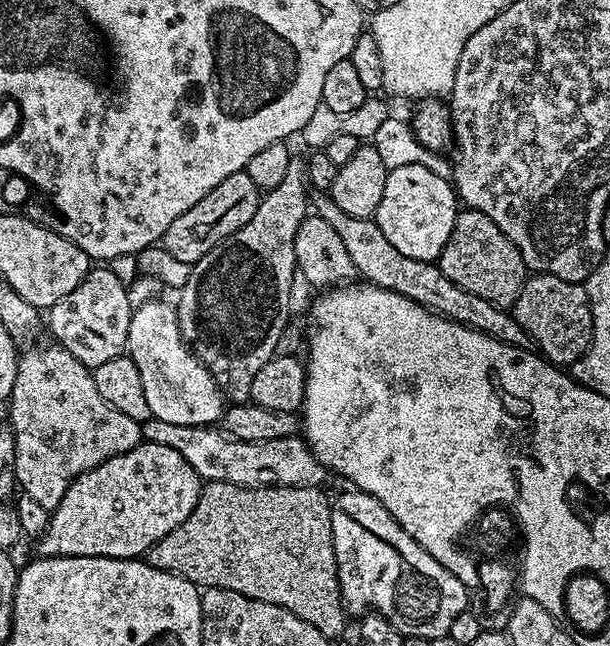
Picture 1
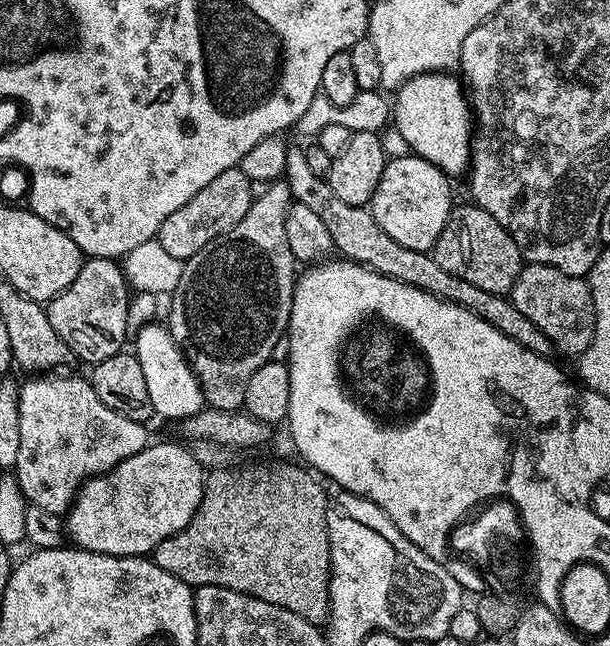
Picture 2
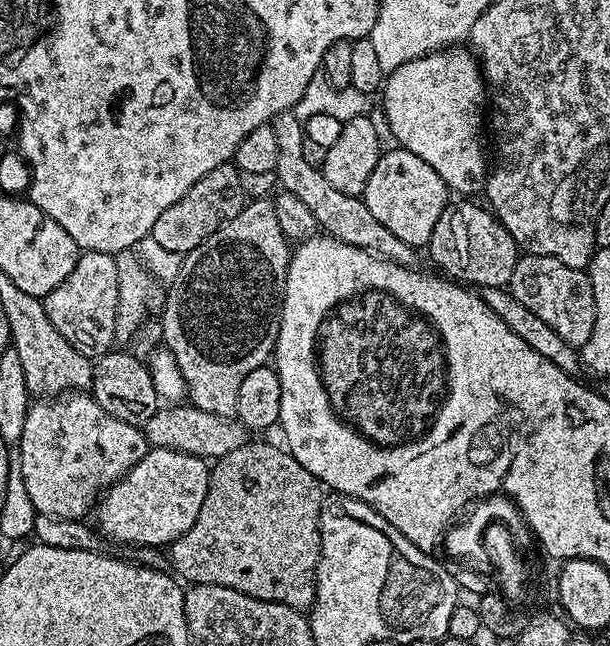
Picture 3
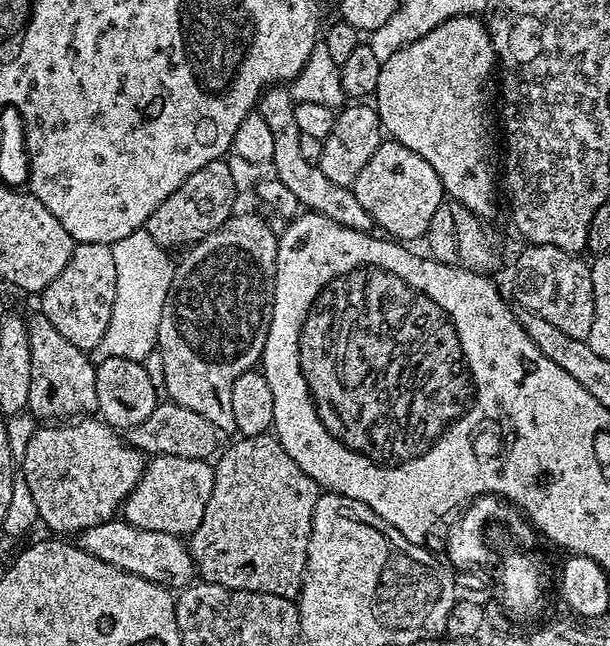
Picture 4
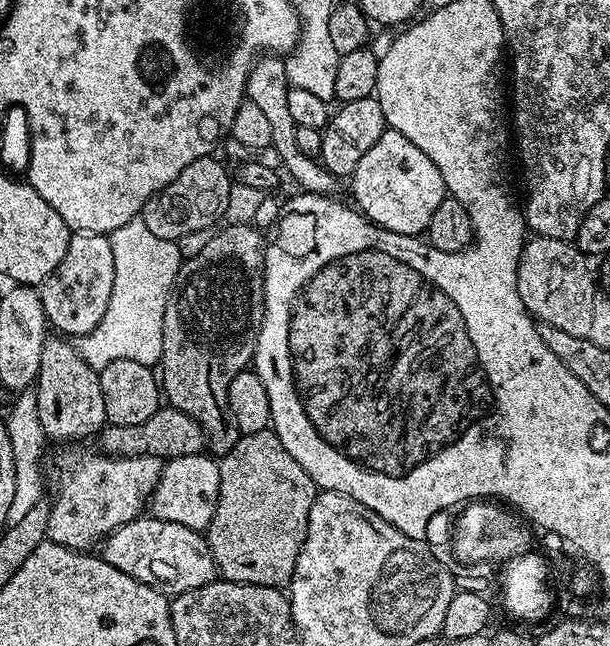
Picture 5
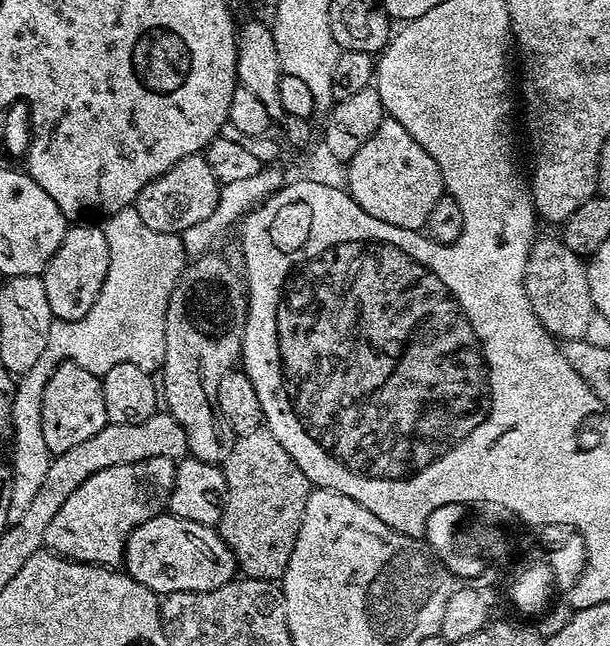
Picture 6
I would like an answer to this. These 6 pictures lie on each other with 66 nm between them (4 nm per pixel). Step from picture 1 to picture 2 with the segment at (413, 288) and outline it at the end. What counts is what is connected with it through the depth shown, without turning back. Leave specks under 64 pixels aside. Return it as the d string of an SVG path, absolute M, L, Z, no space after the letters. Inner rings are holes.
M303 147L288 148L283 179L292 192L293 201L300 206L306 206L309 210L314 210L314 214L322 218L326 230L330 230L333 249L343 259L353 260L355 264L364 264L368 268L373 268L375 272L386 274L398 282L406 282L438 298L454 302L478 314L478 318L490 322L490 326L502 330L502 334L514 338L514 342L526 346L526 350L539 356L553 355L554 349L550 338L546 338L546 334L542 334L542 330L538 330L538 326L534 326L534 322L530 322L530 318L526 318L526 314L522 314L522 310L518 310L518 306L514 306L508 296L490 294L486 290L478 290L478 286L473 286L470 282L462 282L462 278L454 278L454 274L438 266L435 255L409 250L407 246L394 242L394 238L390 238L390 234L386 234L386 230L382 230L382 226L374 222L371 211L367 207L359 208L350 206L350 202L342 202L342 198L338 198L330 190L327 179L314 174L309 169Z

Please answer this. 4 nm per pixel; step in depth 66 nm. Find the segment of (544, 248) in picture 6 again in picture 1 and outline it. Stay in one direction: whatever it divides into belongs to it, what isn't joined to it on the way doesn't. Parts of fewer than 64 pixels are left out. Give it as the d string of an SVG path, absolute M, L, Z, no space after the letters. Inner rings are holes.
M554 274L529 275L516 299L514 315L539 355L552 364L571 366L588 351L592 341L592 307L584 284L566 282L554 278Z

